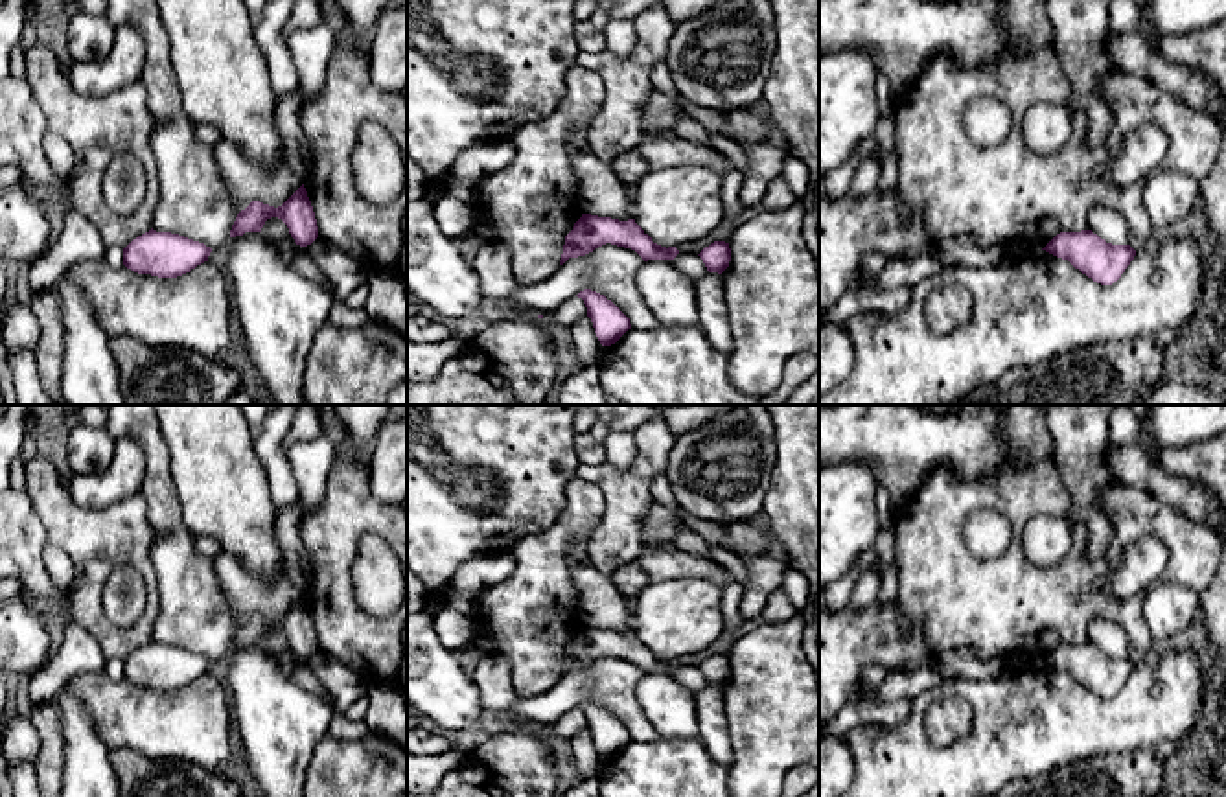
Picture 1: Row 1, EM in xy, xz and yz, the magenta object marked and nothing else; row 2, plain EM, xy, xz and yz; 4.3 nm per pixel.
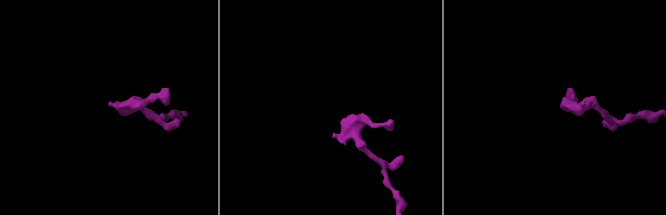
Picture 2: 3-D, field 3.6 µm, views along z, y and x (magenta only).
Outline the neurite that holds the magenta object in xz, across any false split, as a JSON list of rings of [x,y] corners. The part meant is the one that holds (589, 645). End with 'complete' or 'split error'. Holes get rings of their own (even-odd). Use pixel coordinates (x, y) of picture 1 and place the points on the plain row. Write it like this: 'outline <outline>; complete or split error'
outline [[[582,626],[573,642],[565,648],[560,677],[563,677],[569,670],[585,668],[606,655],[631,661],[644,674],[674,672],[679,666],[676,659],[666,661],[653,655],[652,650],[635,635],[635,631],[619,633]]]; complete

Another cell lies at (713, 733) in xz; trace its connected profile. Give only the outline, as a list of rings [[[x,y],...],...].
[[[707,685],[694,692],[698,734],[705,751],[720,764],[733,764],[733,749],[727,733],[723,688]]]

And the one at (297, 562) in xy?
[[[300,499],[283,510],[276,510],[274,517],[274,536],[283,552],[283,569],[304,596],[311,582],[311,558],[300,537],[300,519],[302,519]]]

